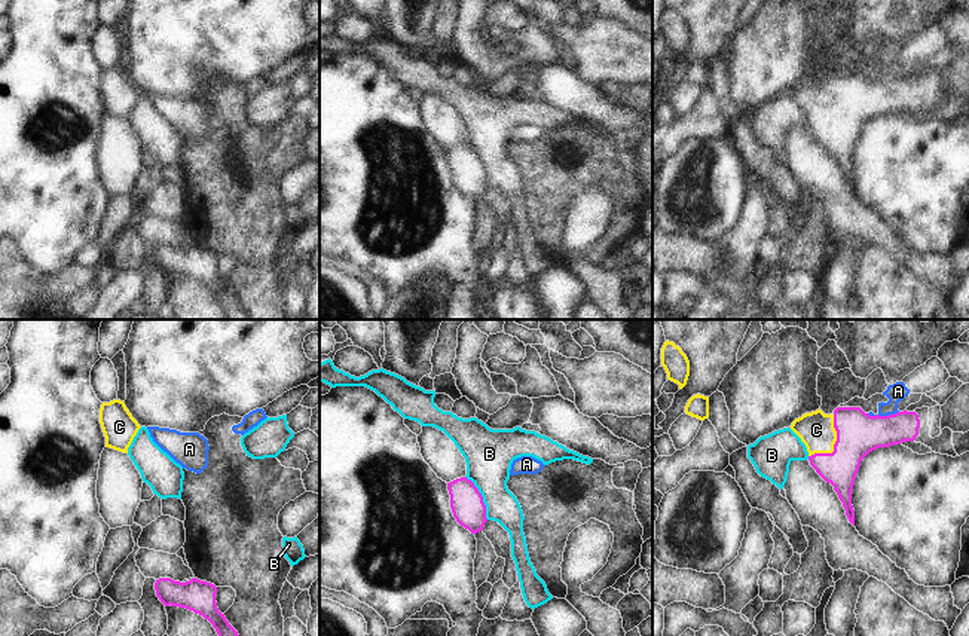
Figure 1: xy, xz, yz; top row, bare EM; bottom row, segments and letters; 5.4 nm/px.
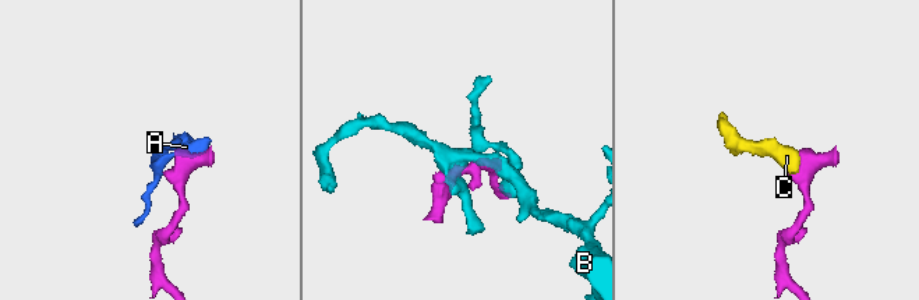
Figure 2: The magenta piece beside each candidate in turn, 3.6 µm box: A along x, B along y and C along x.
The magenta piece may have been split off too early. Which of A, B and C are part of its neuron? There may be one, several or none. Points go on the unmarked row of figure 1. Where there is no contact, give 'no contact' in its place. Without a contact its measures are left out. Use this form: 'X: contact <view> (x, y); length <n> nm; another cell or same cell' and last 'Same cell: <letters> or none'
A: contact yz (882, 83); length 180 nm; another cell
B: contact xz (482, 165); length 260 nm; another cell
C: contact yz (834, 112); length 280 nm; same cell
Same cell: C

